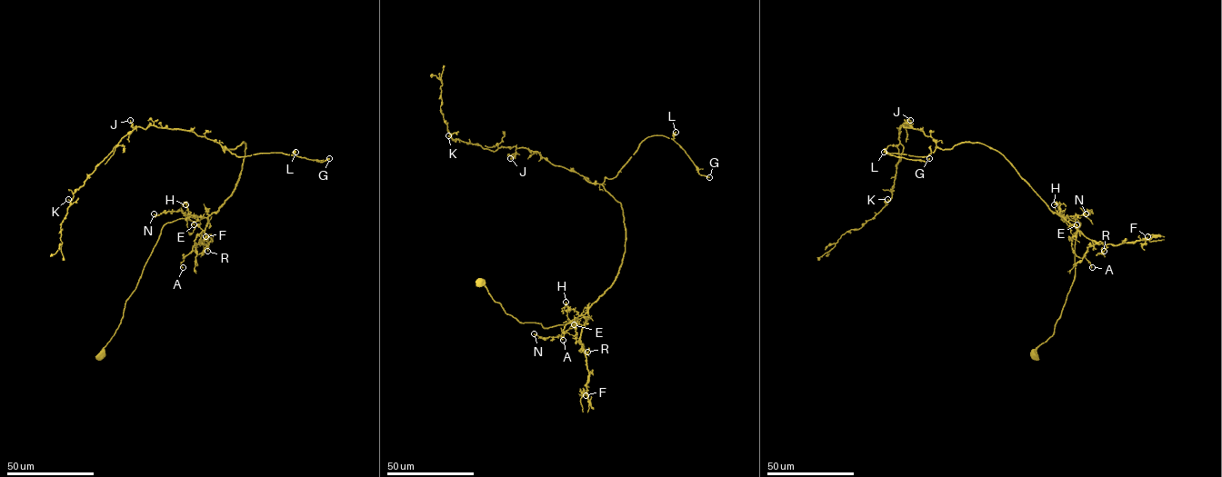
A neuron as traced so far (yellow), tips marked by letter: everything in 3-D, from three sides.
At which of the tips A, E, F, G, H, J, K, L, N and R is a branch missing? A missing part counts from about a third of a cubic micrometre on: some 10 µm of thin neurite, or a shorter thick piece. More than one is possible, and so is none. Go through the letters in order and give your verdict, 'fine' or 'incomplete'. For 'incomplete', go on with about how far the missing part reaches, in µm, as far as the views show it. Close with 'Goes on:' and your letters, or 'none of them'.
A: fine
E: fine
F: fine
G: incomplete; about 50 µm are missing
H: fine
J: fine
K: incomplete; about 10 µm are missing
L: fine
N: fine
R: fine
Goes on: G, K

